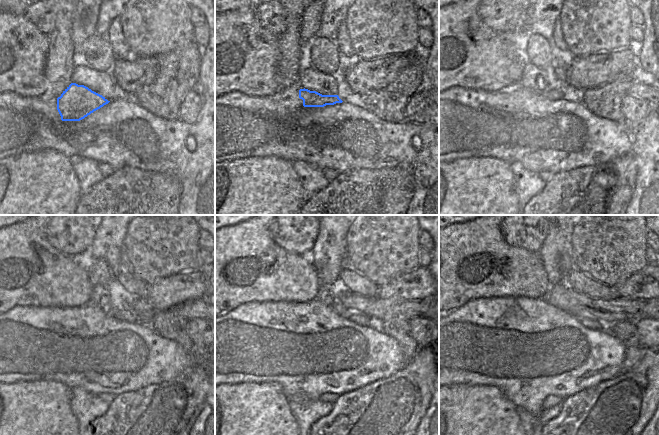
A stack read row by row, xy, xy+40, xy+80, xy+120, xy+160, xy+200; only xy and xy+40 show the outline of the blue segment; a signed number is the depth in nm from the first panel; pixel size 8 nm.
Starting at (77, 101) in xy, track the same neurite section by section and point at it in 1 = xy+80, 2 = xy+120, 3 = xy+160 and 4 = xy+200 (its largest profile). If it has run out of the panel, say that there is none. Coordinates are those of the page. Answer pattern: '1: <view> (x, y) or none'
1: xy+80 (568, 92)
2: xy+120 (120, 299)
3: xy+160 (337, 288)
4: xy+200 (588, 322)

